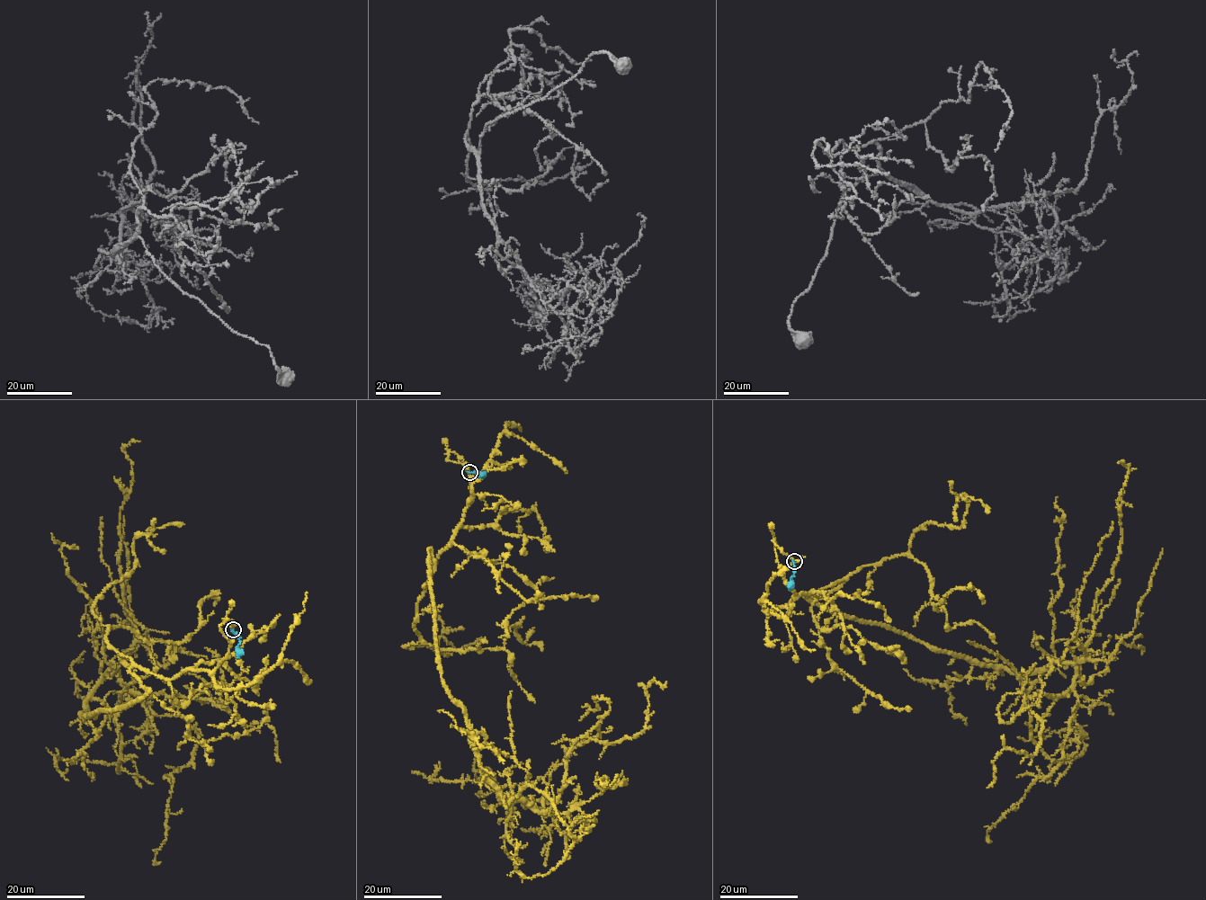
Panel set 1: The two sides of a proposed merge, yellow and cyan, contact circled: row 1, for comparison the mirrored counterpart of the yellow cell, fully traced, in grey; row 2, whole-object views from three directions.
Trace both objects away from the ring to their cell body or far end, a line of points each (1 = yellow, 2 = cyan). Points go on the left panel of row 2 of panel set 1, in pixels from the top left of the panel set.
1: (233, 629), (210, 671), (131, 667), (149, 692), (80, 712), (135, 639), (119, 554), (124, 448), (140, 441)
2: (233, 629), (239, 638), (237, 657)

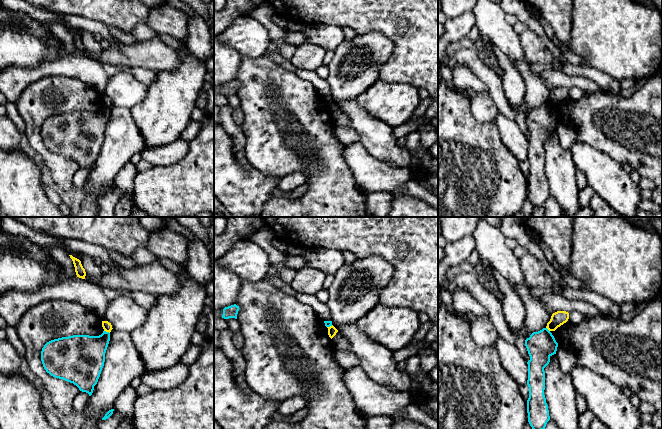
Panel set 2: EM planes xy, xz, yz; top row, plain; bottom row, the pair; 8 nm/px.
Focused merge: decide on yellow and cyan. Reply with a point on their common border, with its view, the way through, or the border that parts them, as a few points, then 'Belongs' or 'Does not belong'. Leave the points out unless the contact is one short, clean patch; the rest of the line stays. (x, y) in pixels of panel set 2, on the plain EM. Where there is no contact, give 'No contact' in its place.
Touches yellow at xy (107, 107). Boundary: xy (104, 106), (109, 109). Does not belong

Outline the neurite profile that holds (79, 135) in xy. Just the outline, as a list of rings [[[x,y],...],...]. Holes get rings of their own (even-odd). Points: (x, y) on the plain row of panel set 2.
[[[110,109],[73,111],[47,118],[41,127],[44,145],[51,152],[76,161],[92,171],[105,138]]]

